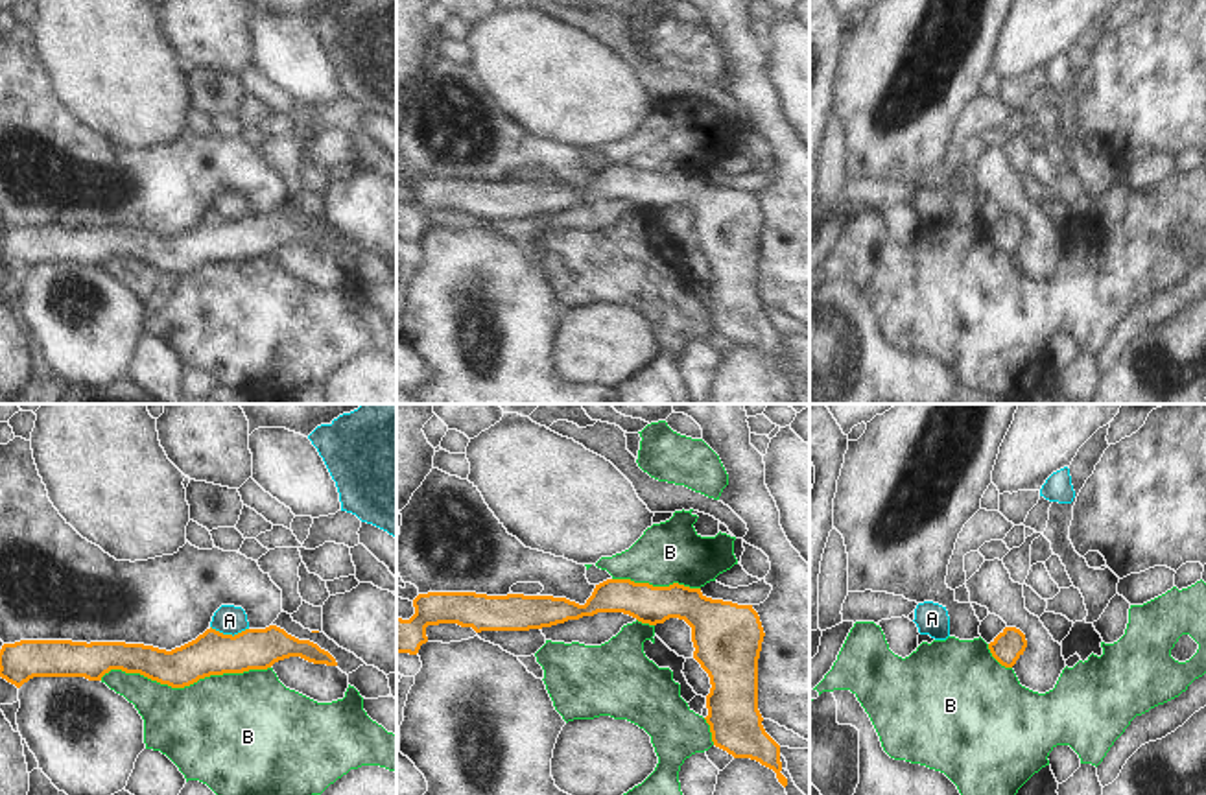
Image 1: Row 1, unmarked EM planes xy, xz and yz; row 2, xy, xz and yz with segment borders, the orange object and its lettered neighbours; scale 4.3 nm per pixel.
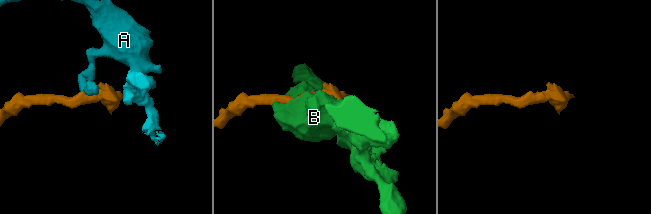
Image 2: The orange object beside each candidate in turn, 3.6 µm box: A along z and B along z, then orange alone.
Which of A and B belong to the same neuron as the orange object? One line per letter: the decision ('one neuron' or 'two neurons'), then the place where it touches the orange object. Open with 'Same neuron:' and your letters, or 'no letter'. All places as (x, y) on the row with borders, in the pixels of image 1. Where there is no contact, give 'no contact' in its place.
Same neuron: no letter
A: two neurons | xy (229, 635)
B: two neurons | xy (185, 685)

